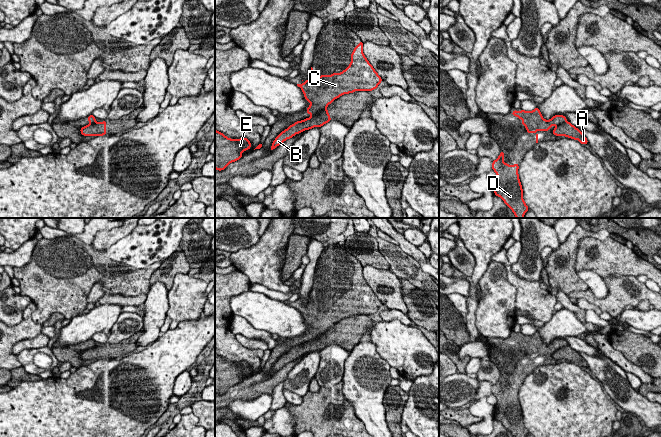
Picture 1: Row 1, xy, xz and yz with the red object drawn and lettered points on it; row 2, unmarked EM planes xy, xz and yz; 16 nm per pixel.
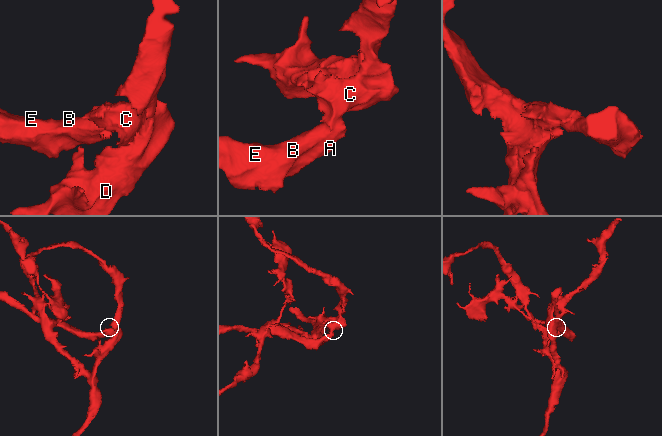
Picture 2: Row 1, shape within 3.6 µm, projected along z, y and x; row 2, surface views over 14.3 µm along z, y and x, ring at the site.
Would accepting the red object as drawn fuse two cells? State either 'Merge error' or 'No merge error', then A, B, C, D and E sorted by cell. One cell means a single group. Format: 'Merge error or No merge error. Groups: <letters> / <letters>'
Merge error. Groups: A B E / C D

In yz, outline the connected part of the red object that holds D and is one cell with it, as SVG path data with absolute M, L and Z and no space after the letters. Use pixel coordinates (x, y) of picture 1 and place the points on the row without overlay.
M501 375L492 386L492 394L497 398L494 418L500 421L513 437L526 437L529 432L523 423L518 393L517 387L509 389L504 386L504 376Z

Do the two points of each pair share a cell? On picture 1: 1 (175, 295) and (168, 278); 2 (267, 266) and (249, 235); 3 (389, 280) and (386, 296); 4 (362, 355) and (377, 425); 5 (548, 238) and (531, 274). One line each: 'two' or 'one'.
1: two
2: two
3: one
4: one
5: one

